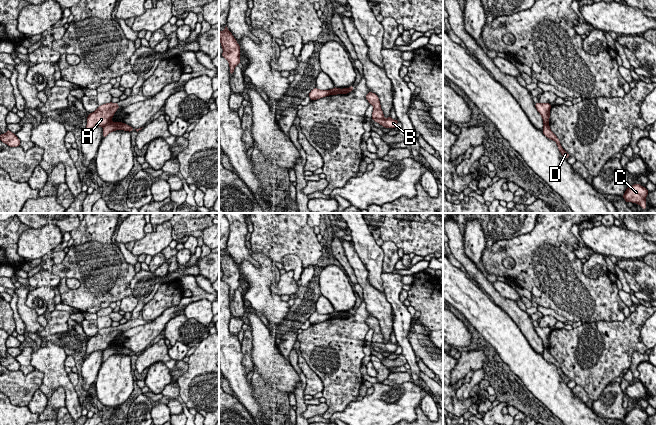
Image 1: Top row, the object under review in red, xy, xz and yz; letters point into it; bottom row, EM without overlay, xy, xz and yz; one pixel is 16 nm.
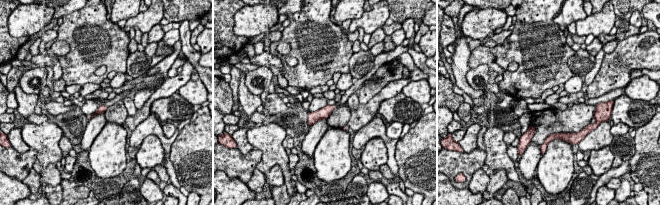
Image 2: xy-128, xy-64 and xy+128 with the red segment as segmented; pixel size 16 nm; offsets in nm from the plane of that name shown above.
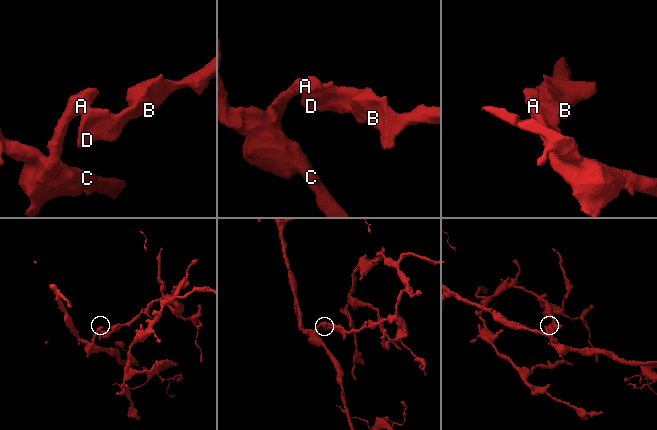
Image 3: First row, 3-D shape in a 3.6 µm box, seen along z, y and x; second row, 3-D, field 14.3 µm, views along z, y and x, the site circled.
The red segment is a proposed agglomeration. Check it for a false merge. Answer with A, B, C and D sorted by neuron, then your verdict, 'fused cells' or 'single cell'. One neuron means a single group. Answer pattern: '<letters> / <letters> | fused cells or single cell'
A C / B D | fused cells

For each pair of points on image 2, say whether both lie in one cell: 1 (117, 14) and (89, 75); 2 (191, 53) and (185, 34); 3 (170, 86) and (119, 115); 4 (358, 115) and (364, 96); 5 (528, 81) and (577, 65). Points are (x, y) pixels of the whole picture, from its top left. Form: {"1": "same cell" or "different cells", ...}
{"1": "different cells", "2": "same cell", "3": "different cells", "4": "different cells", "5": "different cells"}

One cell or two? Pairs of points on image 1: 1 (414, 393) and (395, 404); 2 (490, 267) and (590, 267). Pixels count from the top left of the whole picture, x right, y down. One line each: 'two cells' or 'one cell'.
1: one cell
2: two cells

